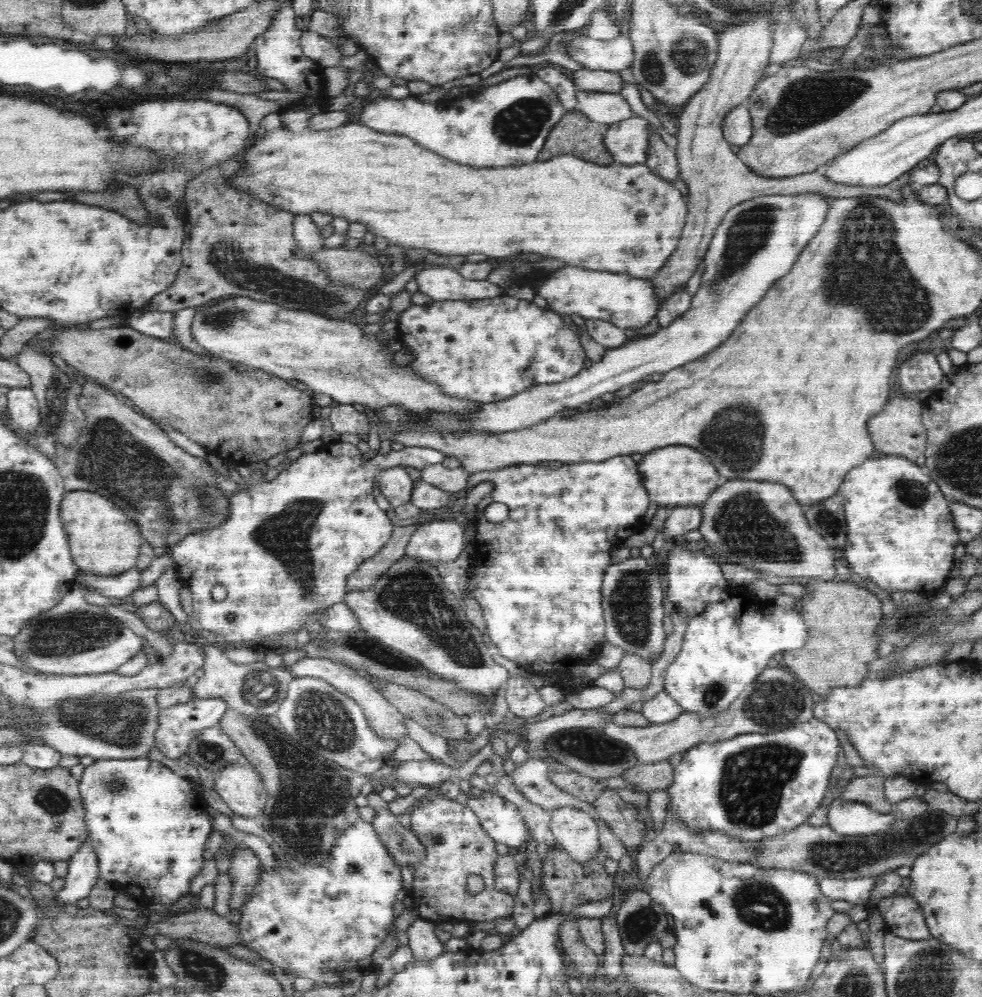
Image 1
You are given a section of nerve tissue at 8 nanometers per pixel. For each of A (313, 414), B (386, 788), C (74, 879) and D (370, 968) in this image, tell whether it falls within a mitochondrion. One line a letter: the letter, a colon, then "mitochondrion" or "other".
A: other
B: other
C: other
D: other

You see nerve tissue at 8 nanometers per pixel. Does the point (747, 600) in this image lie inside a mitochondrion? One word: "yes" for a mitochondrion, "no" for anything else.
no

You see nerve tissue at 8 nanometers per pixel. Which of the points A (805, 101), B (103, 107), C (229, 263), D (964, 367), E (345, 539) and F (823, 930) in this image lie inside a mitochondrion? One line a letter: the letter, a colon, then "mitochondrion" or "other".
A: mitochondrion
B: other
C: mitochondrion
D: other
E: other
F: other

